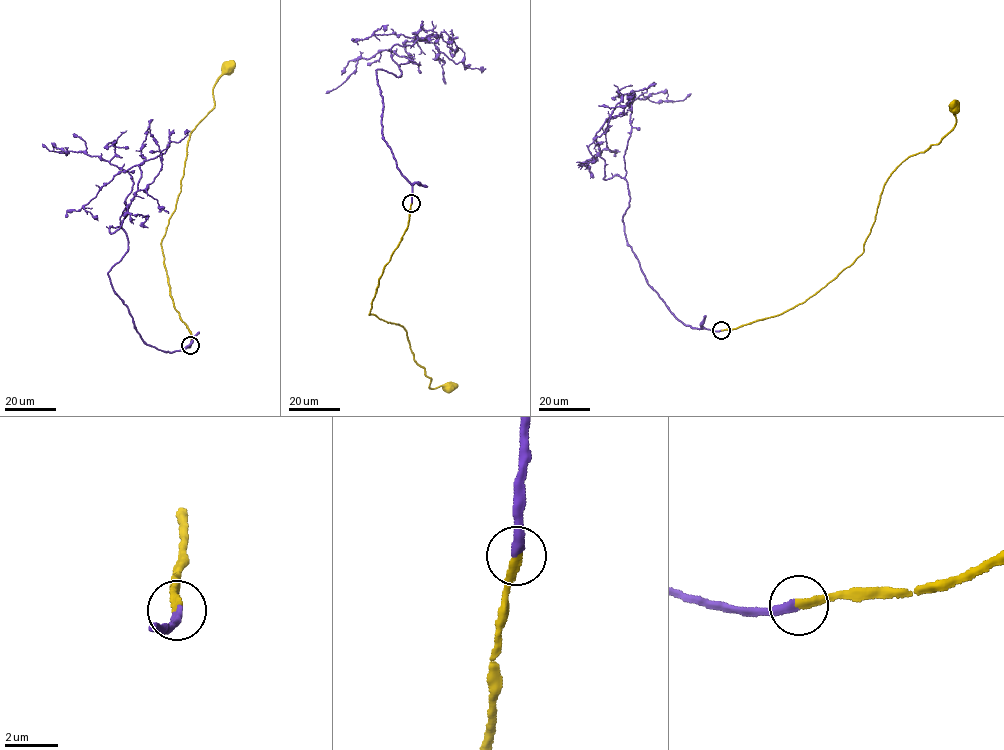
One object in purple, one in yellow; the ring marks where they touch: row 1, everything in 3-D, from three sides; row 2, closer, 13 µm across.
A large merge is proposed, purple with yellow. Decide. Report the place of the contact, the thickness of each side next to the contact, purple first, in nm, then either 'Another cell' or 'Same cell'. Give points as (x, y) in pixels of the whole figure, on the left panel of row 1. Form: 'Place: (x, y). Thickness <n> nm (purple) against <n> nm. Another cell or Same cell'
Place: (190, 345). Thickness 300 nm (purple) against 280 nm. Same cell

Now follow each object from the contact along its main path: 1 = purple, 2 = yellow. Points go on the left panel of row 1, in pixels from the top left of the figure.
1: (190, 346), (145, 343), (110, 282), (128, 245), (109, 228), (138, 190), (137, 165), (66, 217)
2: (190, 345), (191, 333), (170, 295), (161, 245), (180, 191), (190, 133), (214, 107), (215, 83), (230, 67)

